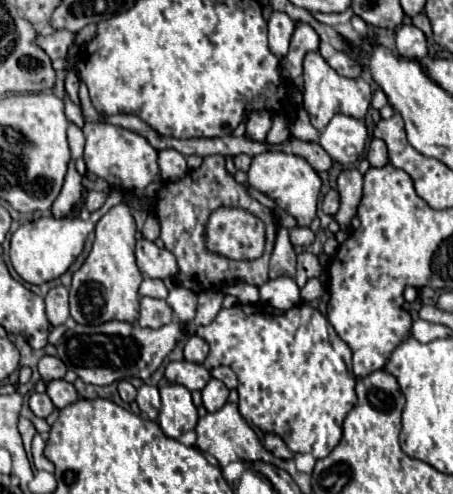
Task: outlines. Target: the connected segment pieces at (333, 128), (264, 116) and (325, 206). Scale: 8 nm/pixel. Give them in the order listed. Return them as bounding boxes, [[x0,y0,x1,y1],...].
[[318,114,368,166],[246,110,272,140],[322,190,340,216]]

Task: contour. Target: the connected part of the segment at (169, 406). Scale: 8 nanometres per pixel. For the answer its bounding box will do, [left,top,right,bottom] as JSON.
[158,384,198,438]

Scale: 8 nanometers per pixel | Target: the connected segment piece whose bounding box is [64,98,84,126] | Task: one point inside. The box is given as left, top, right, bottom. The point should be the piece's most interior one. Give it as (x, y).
(73, 113)

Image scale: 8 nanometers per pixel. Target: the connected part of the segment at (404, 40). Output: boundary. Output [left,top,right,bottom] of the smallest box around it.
[396,24,428,60]

